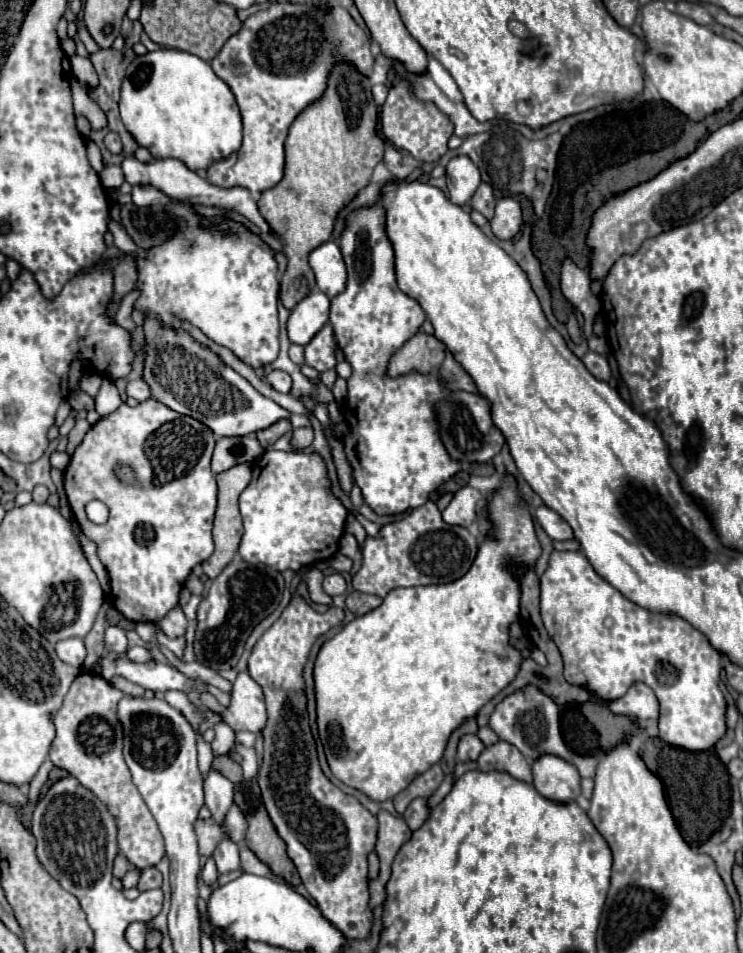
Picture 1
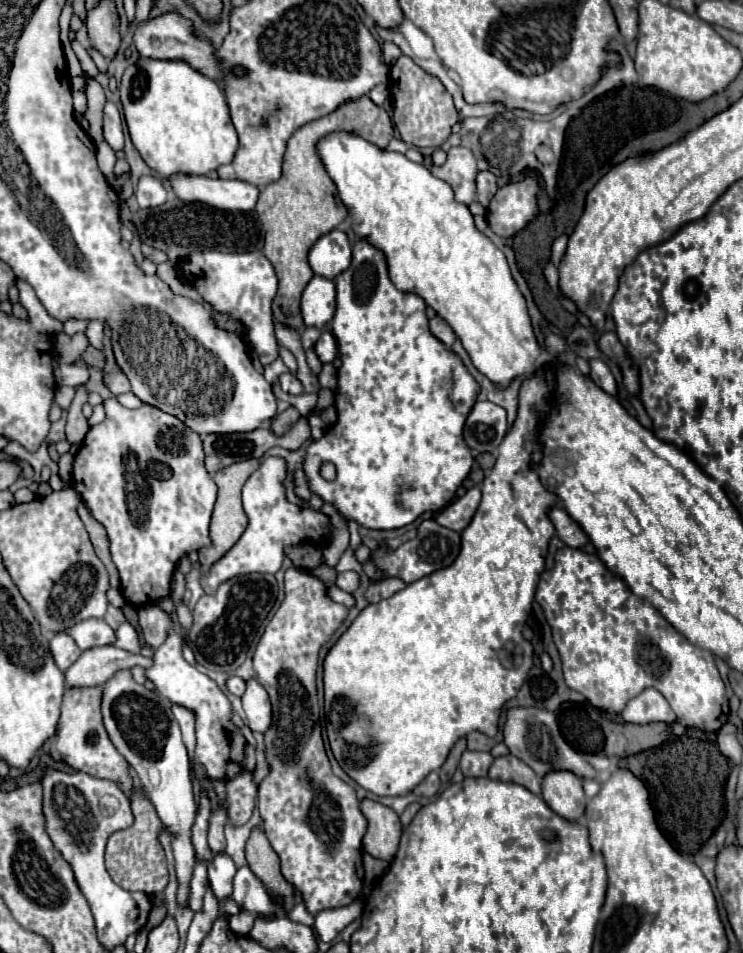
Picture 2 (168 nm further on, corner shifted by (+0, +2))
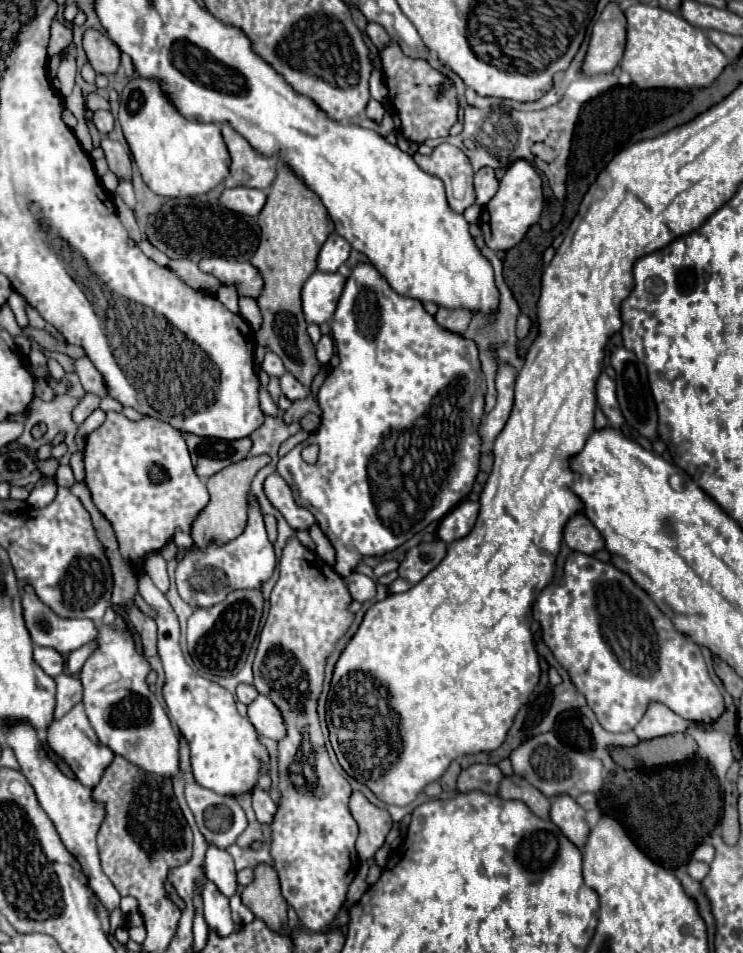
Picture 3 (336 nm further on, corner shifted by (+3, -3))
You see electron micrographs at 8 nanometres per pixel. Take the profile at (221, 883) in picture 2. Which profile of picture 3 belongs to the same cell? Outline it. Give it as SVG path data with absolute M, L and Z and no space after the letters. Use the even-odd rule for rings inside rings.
M211 880L203 886L203 904L205 904L205 922L211 930L215 930L219 936L227 936L235 930L235 922L231 918L229 910L229 898L211 884Z

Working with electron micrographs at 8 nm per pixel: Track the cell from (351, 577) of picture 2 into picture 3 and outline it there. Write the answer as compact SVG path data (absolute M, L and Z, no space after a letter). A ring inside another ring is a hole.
M351 572L349 576L343 576L343 580L345 580L345 584L349 588L349 594L351 594L353 600L365 602L365 600L371 600L375 596L375 582L369 576Z

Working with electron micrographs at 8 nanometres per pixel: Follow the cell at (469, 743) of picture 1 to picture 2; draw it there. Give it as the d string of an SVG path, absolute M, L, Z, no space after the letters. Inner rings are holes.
M464 751L460 759L460 771L464 773L464 777L486 777L492 761L494 757L490 753Z

